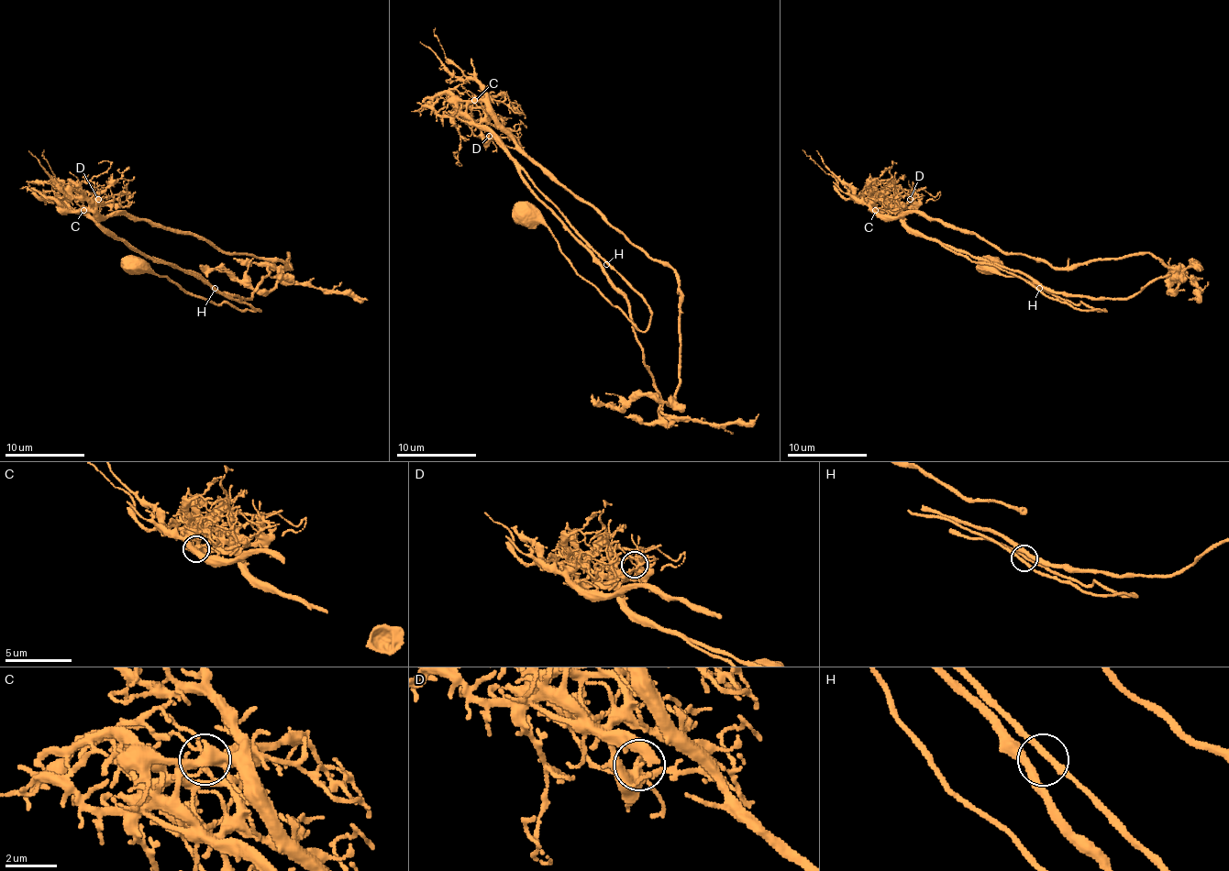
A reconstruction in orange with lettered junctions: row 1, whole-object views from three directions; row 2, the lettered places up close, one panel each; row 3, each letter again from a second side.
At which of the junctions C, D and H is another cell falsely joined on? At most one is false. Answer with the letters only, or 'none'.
C

